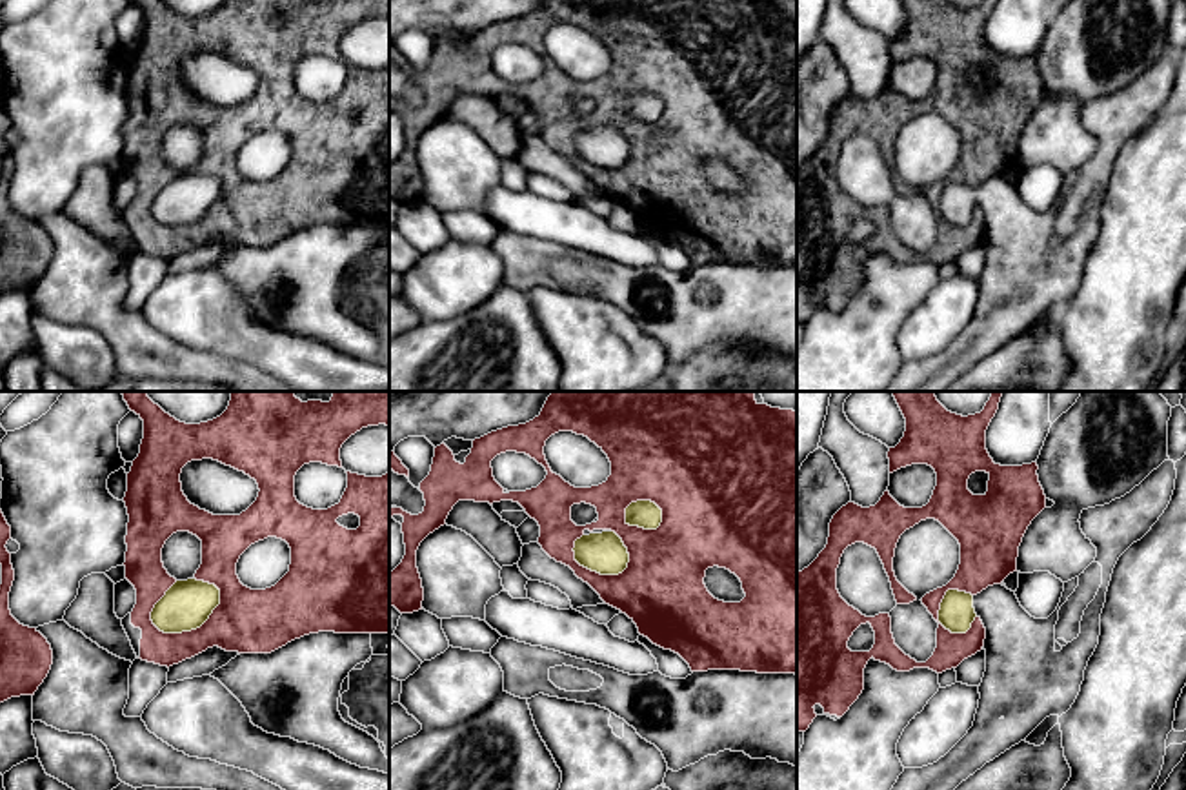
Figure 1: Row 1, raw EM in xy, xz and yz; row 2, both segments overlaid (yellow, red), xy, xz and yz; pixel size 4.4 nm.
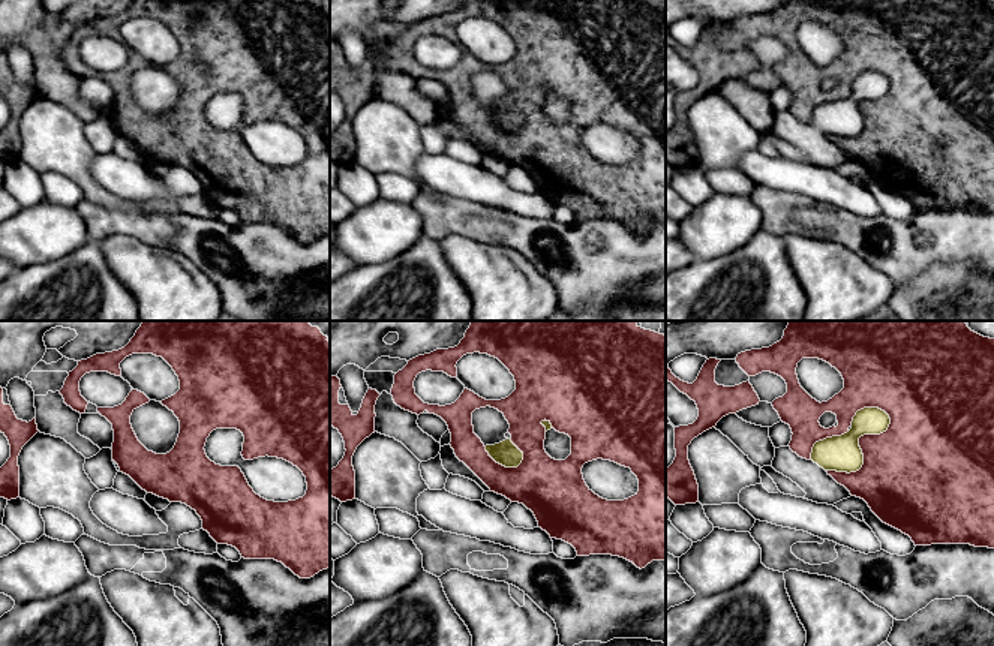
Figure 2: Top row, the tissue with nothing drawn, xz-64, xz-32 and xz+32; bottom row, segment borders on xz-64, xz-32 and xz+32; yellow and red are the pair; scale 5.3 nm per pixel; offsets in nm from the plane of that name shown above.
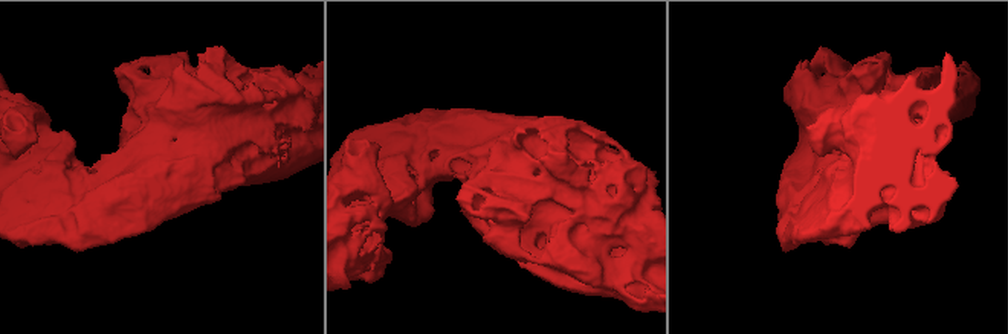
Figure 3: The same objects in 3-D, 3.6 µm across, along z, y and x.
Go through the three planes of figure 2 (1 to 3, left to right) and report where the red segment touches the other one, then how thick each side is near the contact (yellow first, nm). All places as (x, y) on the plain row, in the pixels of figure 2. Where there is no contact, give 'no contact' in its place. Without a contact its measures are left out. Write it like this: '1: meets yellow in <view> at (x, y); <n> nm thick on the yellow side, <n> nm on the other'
1: no contact
2: meets yellow in xz-32 at (502, 129); 140 nm thick on the yellow side, 300 nm on the other
3: meets yellow in xz+32 at (861, 114); 190 nm thick on the yellow side, 440 nm on the other

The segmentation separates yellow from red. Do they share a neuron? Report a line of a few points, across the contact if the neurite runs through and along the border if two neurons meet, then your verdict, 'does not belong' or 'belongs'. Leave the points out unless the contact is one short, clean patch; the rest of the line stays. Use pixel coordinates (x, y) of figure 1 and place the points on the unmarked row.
does not belong

